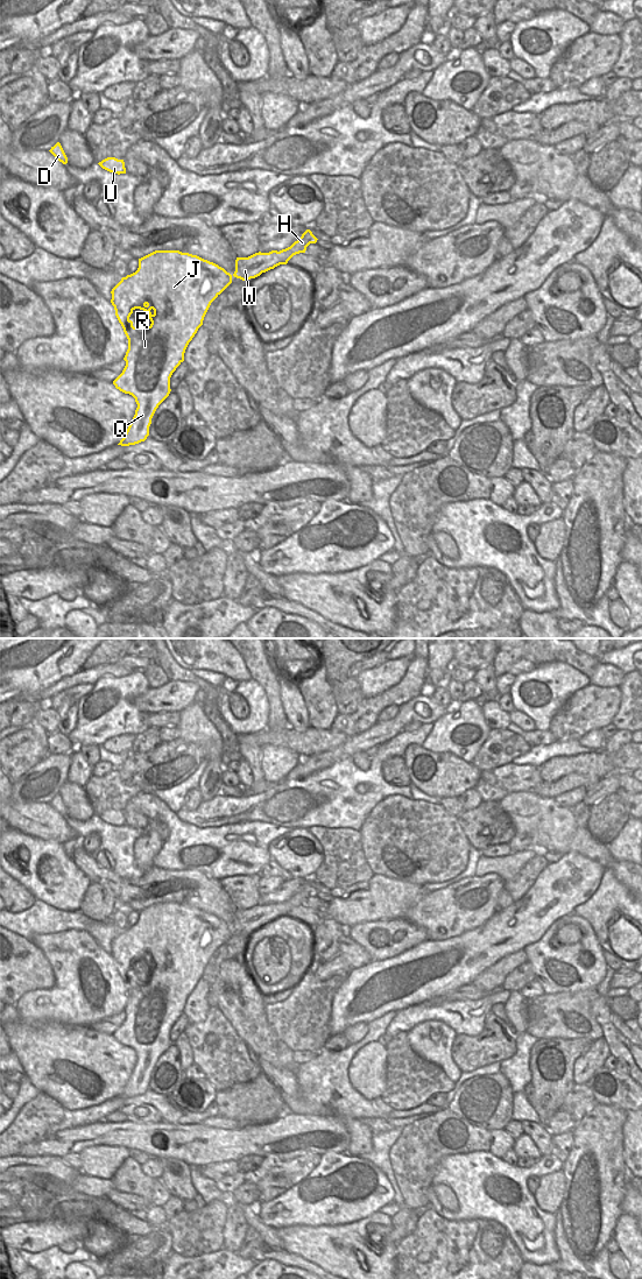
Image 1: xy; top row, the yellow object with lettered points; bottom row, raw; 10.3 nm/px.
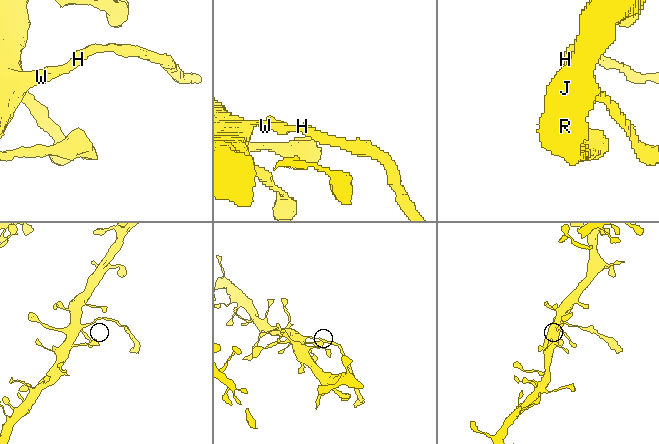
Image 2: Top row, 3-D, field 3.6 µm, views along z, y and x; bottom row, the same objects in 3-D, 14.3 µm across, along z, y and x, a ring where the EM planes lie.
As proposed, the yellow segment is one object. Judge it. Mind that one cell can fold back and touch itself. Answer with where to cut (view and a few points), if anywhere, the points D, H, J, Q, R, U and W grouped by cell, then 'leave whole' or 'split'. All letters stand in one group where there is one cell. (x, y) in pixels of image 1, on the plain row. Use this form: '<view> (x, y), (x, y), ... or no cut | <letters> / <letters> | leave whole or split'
xy (279, 904), (287, 914) | D J Q R U W / H | split

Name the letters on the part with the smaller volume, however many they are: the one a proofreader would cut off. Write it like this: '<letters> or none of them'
H.

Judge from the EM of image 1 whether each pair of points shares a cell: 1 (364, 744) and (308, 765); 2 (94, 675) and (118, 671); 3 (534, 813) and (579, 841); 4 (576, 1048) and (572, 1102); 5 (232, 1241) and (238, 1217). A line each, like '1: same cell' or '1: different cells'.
1: same cell
2: same cell
3: same cell
4: different cells
5: same cell

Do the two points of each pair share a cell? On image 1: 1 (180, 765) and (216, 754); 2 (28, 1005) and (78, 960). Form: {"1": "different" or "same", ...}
{"1": "different", "2": "same"}

